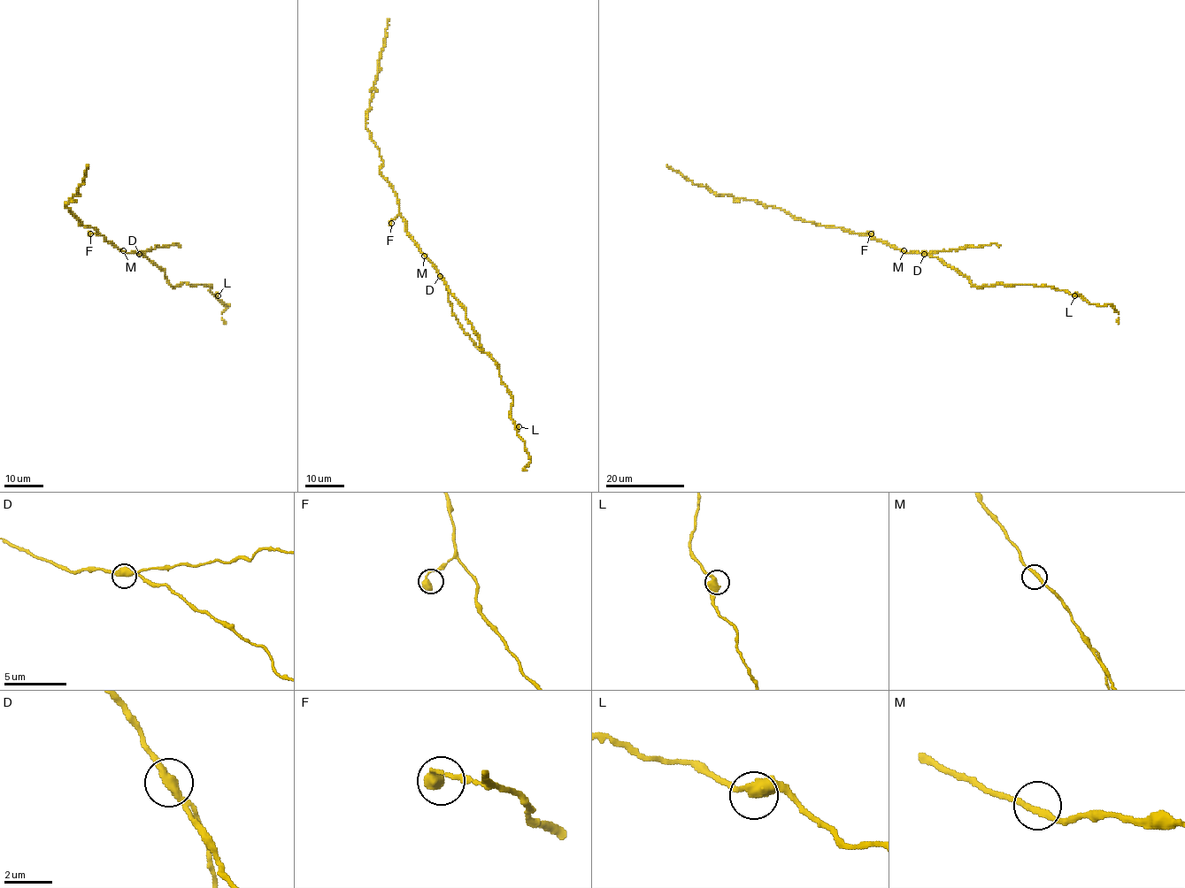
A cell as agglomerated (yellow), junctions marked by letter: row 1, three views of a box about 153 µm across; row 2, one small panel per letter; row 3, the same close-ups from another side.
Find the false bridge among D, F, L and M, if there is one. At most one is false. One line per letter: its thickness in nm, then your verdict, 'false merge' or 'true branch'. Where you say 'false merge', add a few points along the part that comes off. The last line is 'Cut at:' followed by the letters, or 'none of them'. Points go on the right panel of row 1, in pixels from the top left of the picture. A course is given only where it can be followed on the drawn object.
D: 440 nm | false merge | (923, 255), (970, 246), (1000, 246)
F: 550 nm | true branch
L: 480 nm | true branch
M: 240 nm | true branch
Cut at: D

